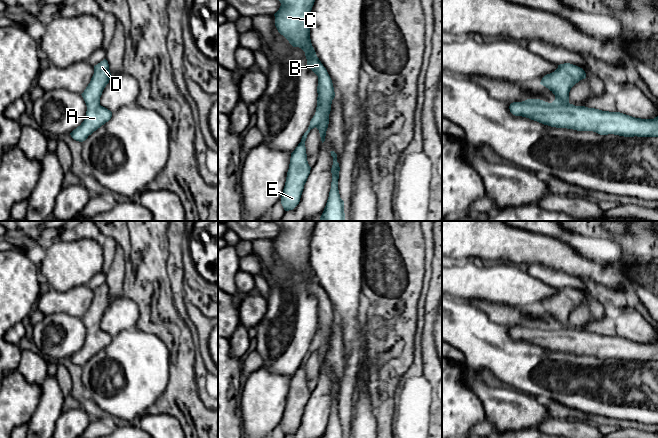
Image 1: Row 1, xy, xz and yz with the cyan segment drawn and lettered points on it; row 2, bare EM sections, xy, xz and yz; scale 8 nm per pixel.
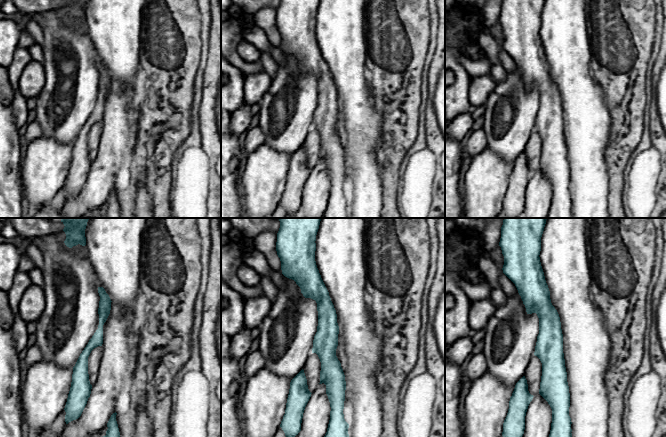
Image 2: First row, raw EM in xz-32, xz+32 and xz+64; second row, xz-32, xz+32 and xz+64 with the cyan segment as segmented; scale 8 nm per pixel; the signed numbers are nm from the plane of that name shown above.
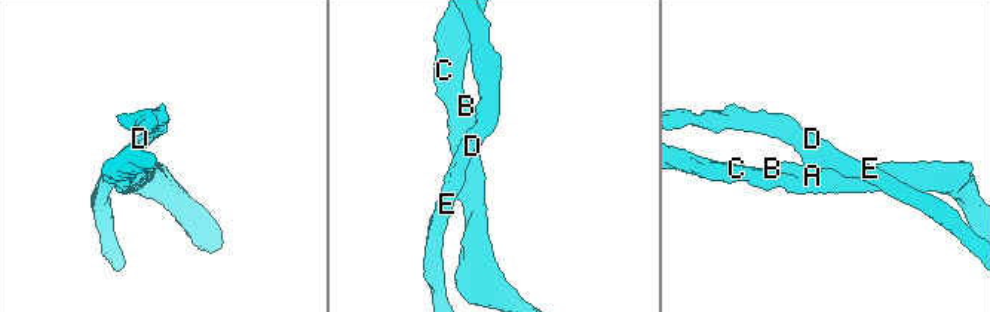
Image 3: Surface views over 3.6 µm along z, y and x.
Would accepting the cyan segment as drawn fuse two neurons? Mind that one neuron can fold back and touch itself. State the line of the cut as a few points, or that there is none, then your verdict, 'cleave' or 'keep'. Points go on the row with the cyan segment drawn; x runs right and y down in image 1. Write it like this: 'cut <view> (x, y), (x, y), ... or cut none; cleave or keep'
cut none; keep

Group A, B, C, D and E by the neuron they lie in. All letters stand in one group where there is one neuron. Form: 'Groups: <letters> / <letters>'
Groups: A B C D E

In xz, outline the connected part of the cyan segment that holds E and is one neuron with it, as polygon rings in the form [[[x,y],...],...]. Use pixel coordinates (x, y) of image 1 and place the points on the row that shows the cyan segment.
[[[279,0],[281,6],[274,14],[275,26],[293,47],[305,52],[307,66],[318,76],[317,107],[308,130],[301,142],[291,153],[286,182],[281,195],[281,204],[285,211],[293,210],[300,202],[304,185],[311,167],[307,161],[305,141],[311,129],[317,128],[322,143],[325,141],[329,124],[332,100],[335,97],[332,80],[316,55],[310,39],[310,15],[315,0]]]

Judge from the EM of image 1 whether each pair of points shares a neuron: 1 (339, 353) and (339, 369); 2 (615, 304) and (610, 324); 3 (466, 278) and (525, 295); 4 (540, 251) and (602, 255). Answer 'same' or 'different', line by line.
1: same
2: different
3: same
4: different

